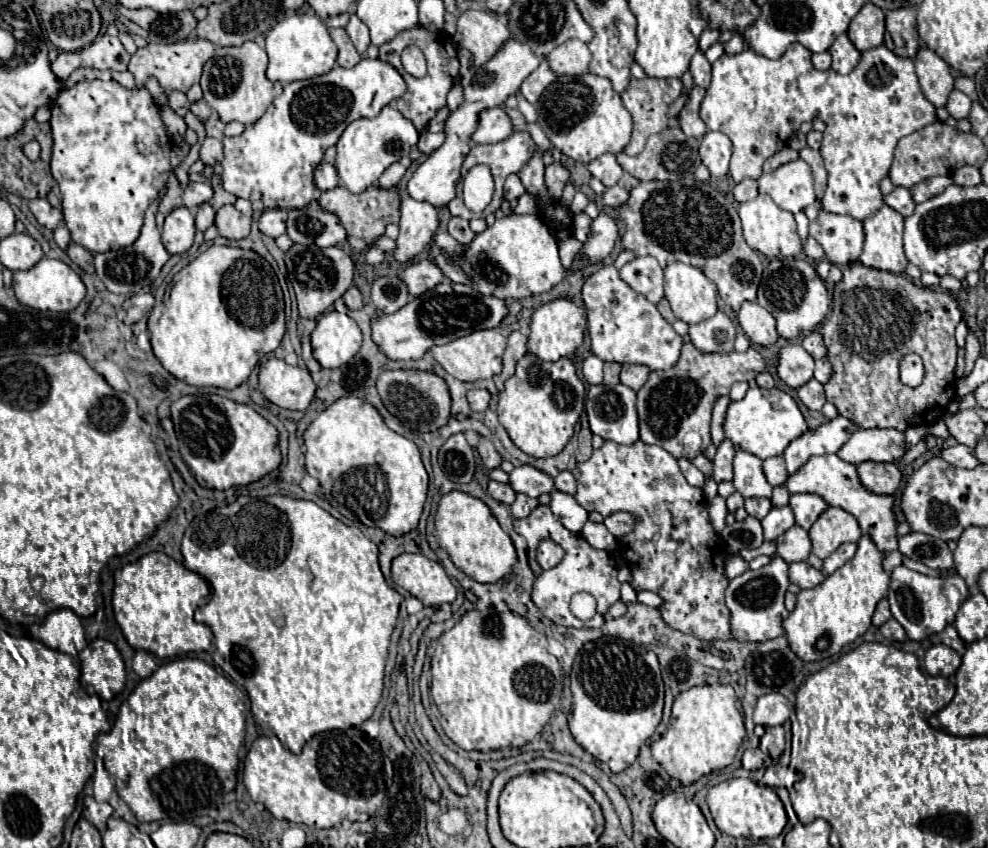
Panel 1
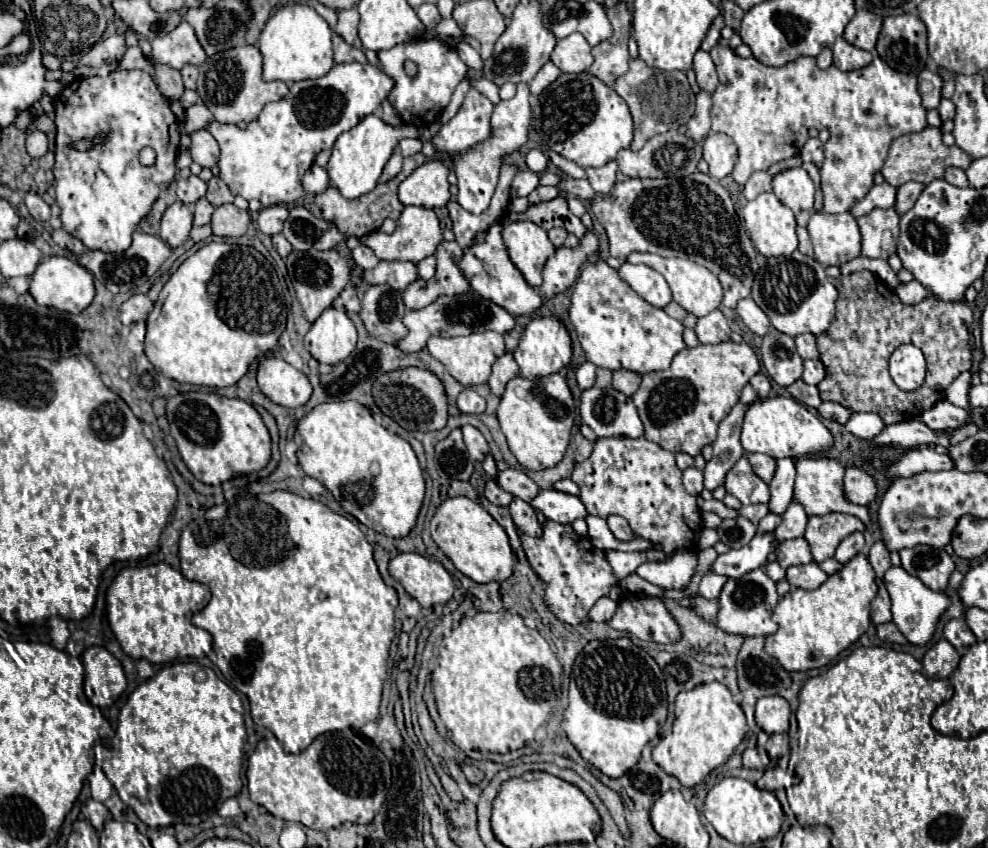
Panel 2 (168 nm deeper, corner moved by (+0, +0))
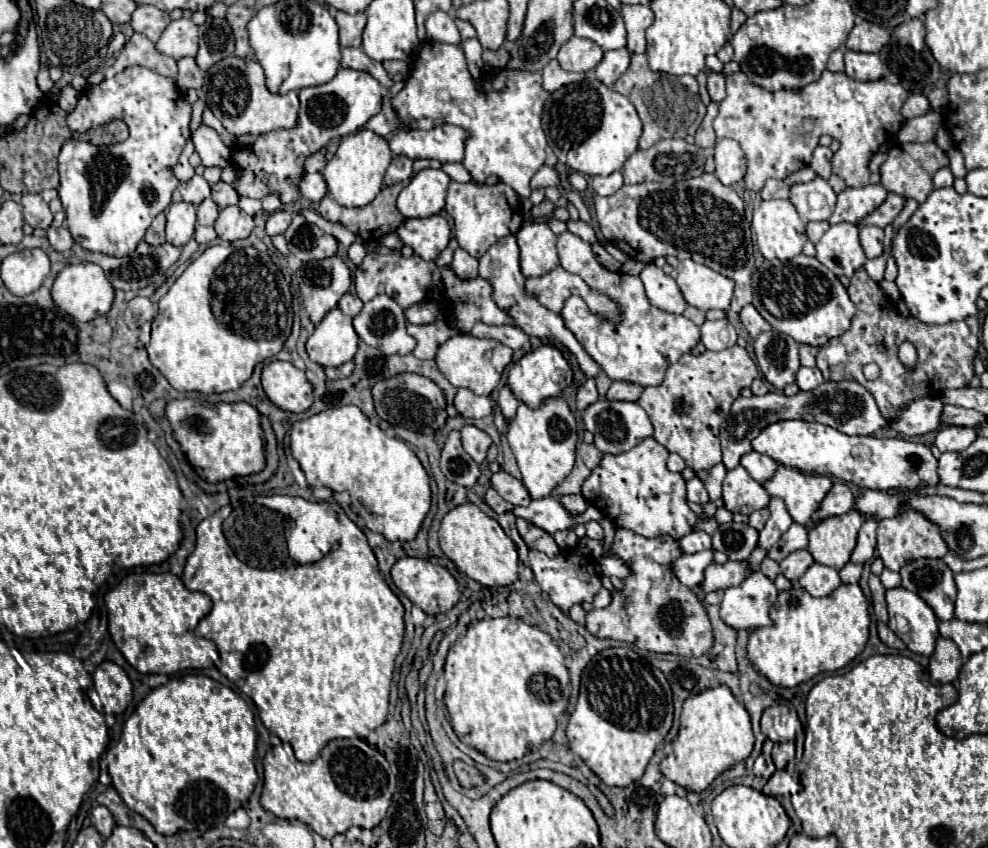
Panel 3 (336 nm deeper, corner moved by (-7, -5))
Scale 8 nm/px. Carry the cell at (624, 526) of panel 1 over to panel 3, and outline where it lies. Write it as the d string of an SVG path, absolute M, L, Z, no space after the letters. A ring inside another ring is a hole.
M618 527L614 537L614 557L624 559L628 565L632 565L632 577L624 581L624 589L618 591L612 597L612 603L604 609L594 609L586 615L586 629L596 637L608 637L616 641L634 643L638 649L654 651L654 653L674 653L684 657L700 657L706 653L712 645L712 627L708 621L708 615L704 613L704 605L698 601L698 597L672 575L672 561L680 557L682 551L678 543L670 537L640 537L638 533L632 533L630 529Z

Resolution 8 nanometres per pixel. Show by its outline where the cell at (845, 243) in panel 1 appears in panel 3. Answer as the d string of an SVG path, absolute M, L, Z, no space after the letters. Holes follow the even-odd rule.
M856 223L832 225L816 243L816 259L826 265L836 277L848 275L864 267L866 255L858 237Z

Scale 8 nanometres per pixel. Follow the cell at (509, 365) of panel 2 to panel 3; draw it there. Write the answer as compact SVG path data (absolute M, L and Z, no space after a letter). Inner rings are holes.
M504 385L504 387L500 389L500 393L498 393L498 405L500 405L500 409L502 409L506 421L512 421L512 417L516 415L518 399L516 399L516 395L510 391L508 385Z

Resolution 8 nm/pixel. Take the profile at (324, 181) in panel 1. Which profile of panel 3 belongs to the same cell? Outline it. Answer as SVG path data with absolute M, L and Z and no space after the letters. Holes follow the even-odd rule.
M308 173L302 177L302 183L300 183L300 193L302 197L310 199L310 201L322 201L322 197L328 193L328 185L322 177L322 173Z

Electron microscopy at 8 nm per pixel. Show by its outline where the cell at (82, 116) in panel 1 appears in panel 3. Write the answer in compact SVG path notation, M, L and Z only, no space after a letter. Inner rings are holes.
M138 65L126 67L112 79L90 85L80 93L76 109L68 113L68 127L74 135L114 119L124 121L130 129L130 137L124 143L108 147L72 143L66 149L80 151L66 151L66 157L64 153L58 157L58 193L66 209L66 227L80 247L112 257L126 257L136 249L152 219L170 205L172 191L180 183L172 167L190 139L190 113L190 103L172 81Z

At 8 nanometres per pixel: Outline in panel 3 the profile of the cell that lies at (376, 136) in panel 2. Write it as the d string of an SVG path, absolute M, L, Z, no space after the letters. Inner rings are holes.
M362 129L362 131L348 135L340 141L334 159L328 161L322 175L328 183L328 191L332 193L332 197L340 205L344 205L344 207L364 207L380 193L384 173L386 173L390 161L392 161L392 151L390 151L388 141L382 135L378 135L370 129Z

